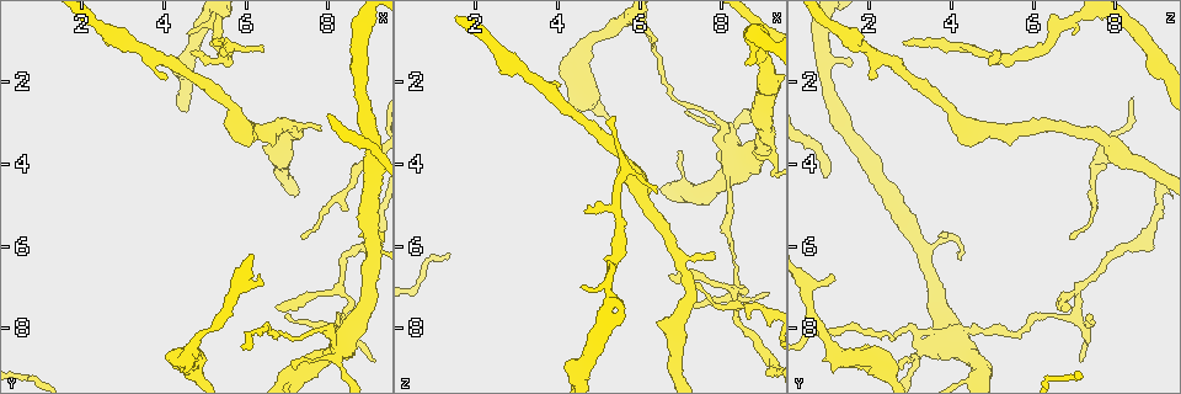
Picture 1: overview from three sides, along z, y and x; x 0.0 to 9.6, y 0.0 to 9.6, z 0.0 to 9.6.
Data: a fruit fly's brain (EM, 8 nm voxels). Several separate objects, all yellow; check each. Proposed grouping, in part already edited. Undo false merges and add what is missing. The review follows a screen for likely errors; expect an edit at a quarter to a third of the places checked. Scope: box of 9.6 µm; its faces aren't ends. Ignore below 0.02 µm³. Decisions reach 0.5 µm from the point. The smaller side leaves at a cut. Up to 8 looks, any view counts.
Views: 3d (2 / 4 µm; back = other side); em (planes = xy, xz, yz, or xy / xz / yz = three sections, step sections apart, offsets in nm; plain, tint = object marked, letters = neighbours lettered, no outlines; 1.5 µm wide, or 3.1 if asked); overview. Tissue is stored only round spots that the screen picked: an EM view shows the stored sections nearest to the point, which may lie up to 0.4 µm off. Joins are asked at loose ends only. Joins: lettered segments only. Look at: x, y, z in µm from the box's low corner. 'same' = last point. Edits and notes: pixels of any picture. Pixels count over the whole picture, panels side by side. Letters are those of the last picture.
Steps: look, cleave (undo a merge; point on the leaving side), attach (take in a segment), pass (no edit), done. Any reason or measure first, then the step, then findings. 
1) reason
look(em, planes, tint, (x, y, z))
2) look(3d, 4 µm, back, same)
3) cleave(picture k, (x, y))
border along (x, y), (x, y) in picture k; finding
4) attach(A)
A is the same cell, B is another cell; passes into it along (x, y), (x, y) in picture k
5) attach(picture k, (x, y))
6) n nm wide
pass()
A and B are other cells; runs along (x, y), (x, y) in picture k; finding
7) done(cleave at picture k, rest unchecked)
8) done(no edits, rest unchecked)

sharp bend
look(3d, 4 µm, (8.15, 8.55, 3.20))

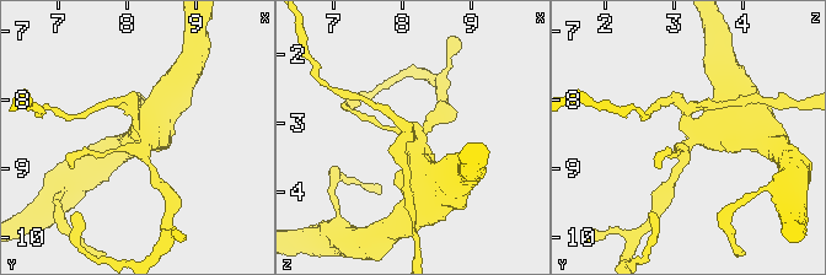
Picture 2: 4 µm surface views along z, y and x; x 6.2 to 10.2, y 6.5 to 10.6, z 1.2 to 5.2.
look(em, xz, step 4, tint, (8.20, 8.60, 3.25))

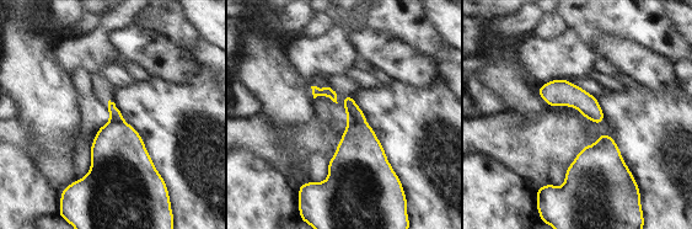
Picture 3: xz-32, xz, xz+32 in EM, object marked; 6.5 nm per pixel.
another direction
look(em, planes, letters, same)

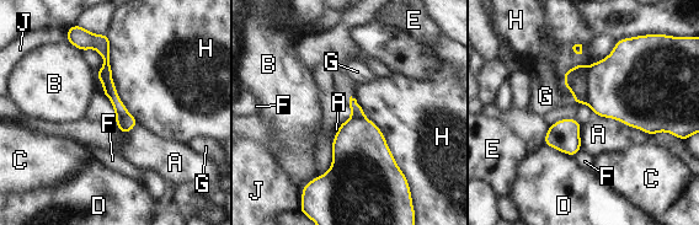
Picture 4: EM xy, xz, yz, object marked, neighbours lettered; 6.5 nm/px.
cleave(picture 4, (575, 79))
A, B, C, D, E, F, G, H and J are other cells; border along (585, 70), (588, 103) in picture 4; a second neuron is stuck on

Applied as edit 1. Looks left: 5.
branch stops here
look(em, yz, step 8, letters, (6.30, 6.80, 1.10))

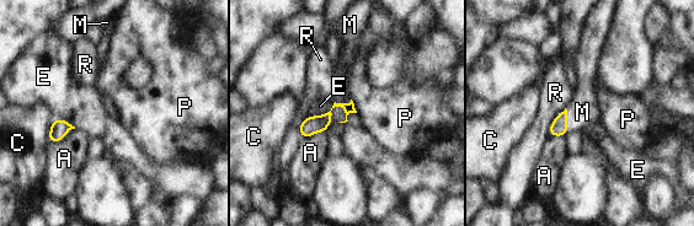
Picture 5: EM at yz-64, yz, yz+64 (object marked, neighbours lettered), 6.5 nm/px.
attach(M)
M is the same cell, A, C, E, P and R are other cells; passes into it along (310, 125), (343, 111), (337, 112) in picture 5; the neuron continues

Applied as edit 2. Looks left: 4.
look(overview)

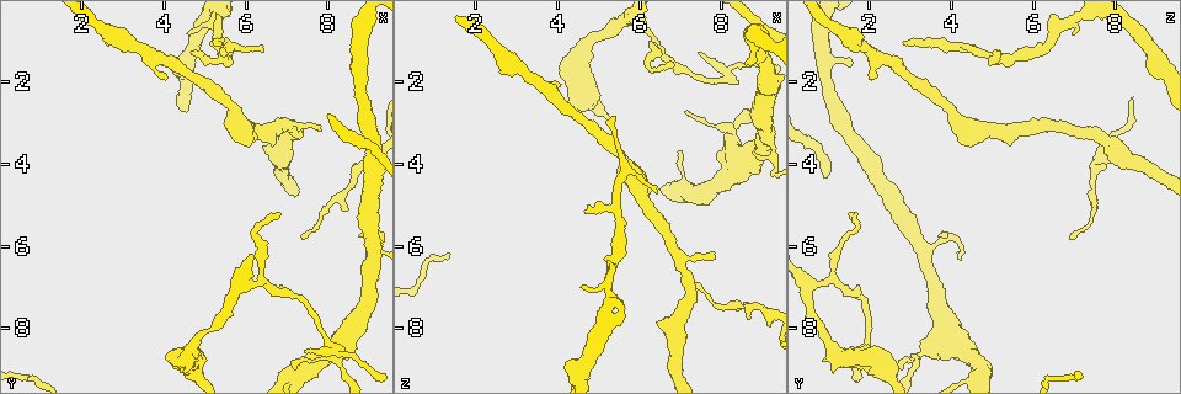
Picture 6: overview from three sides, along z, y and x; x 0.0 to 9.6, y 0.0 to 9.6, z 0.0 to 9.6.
free end
look(3d, 2 µm, (7.75, 3.15, 6.15))

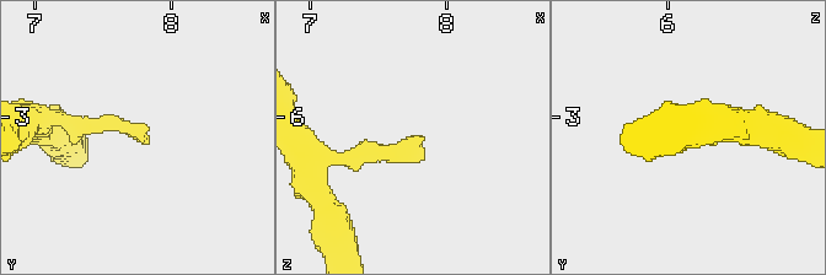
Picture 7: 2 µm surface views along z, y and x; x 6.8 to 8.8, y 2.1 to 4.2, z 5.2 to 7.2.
look(em, planes, letters, (7.80, 3.20, 6.16))

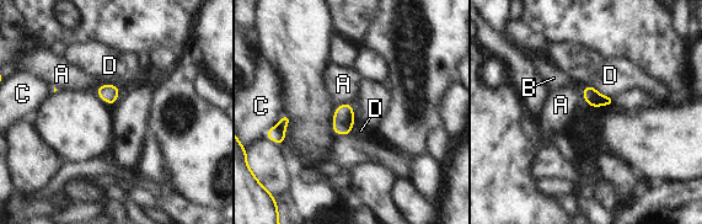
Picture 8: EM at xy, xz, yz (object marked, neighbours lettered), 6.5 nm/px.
D touches over 220 nm
attach(B)
B is the same cell, A, C and D are other cells; passes into it along (591, 96), (583, 90), (553, 78) in picture 8; the neuron continues

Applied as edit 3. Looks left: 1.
done(cleave at picture 4, attach at picture 5, attach at picture 8, rest unchecked)

